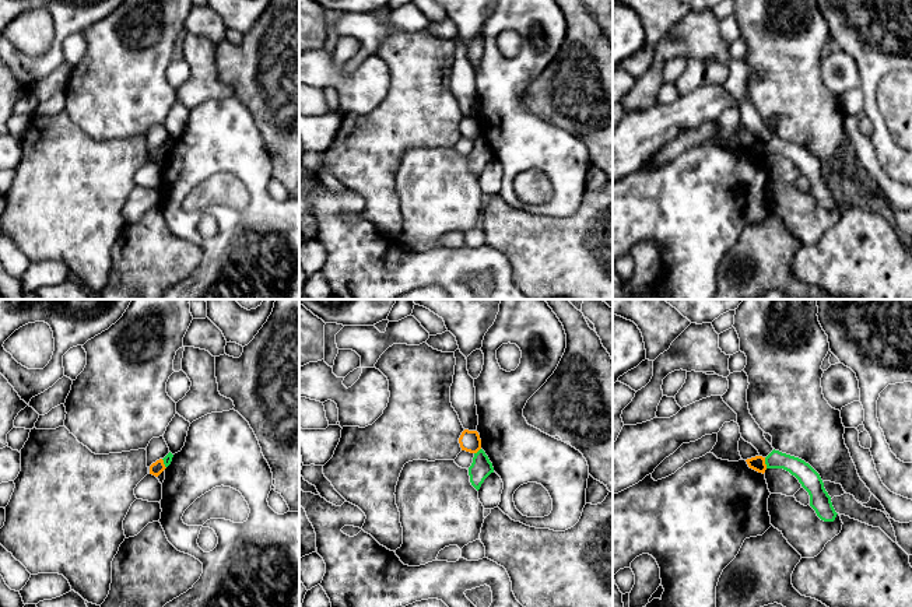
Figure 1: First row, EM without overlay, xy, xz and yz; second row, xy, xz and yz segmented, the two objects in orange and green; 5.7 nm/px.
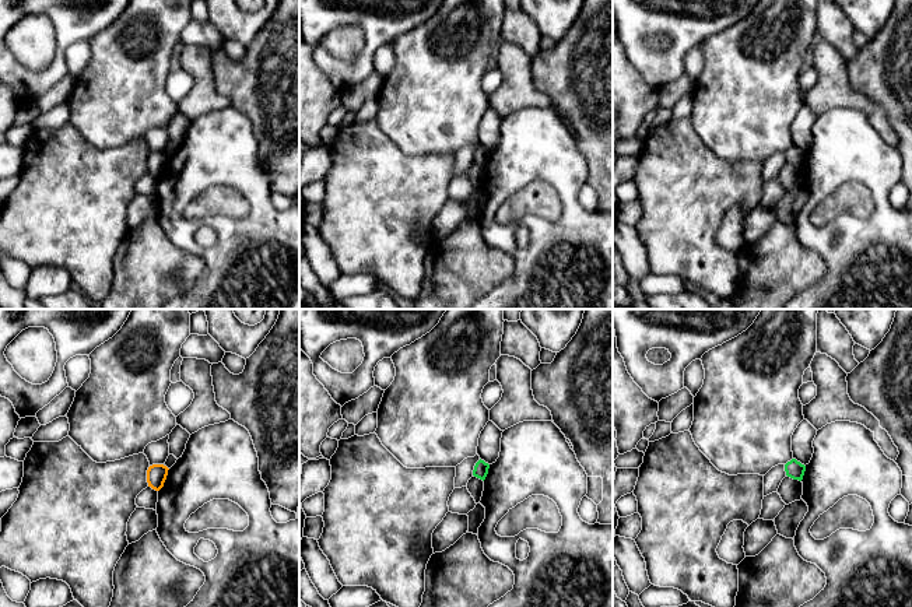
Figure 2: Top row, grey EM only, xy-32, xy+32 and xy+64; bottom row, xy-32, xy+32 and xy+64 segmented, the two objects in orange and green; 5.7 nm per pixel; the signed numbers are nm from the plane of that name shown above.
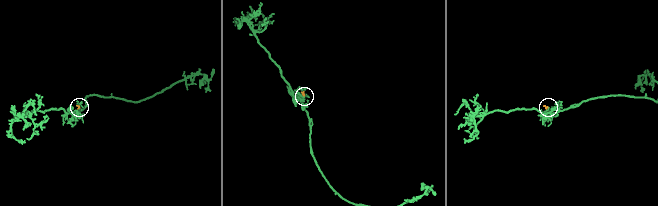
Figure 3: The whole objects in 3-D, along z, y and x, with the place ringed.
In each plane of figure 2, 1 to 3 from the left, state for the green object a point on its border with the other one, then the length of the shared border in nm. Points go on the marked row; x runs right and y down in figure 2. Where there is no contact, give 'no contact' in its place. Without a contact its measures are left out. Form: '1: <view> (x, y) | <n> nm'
1: no contact
2: no contact
3: no contact

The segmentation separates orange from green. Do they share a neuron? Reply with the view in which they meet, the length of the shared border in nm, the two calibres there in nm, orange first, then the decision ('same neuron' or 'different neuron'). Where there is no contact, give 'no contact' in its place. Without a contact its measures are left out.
yz | 70 nm | 90/110 nm | different neuron

